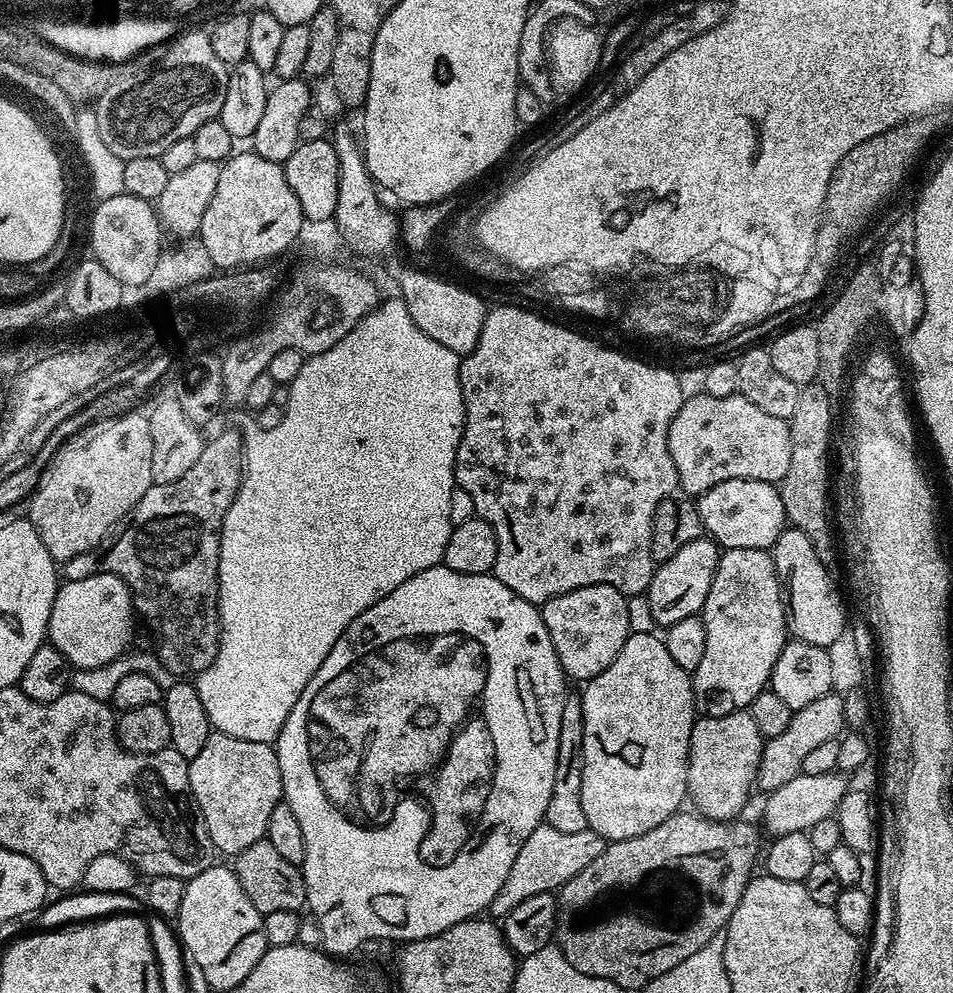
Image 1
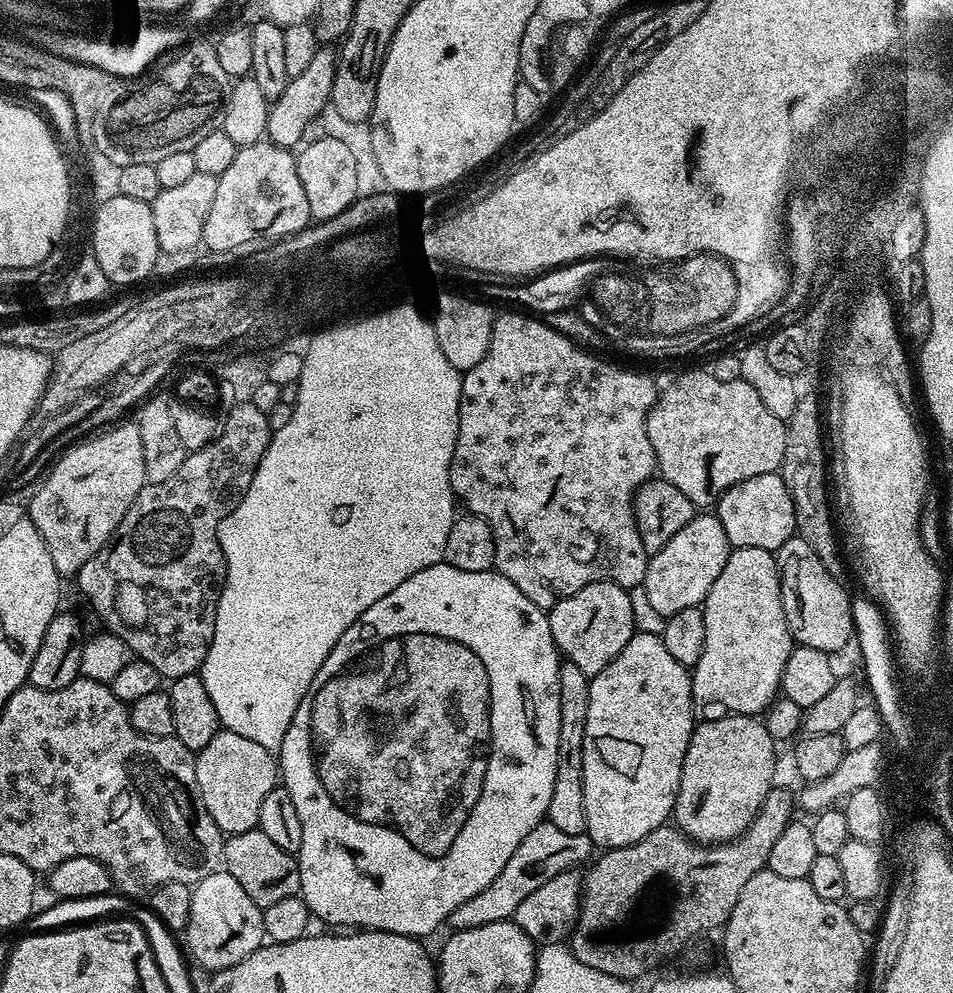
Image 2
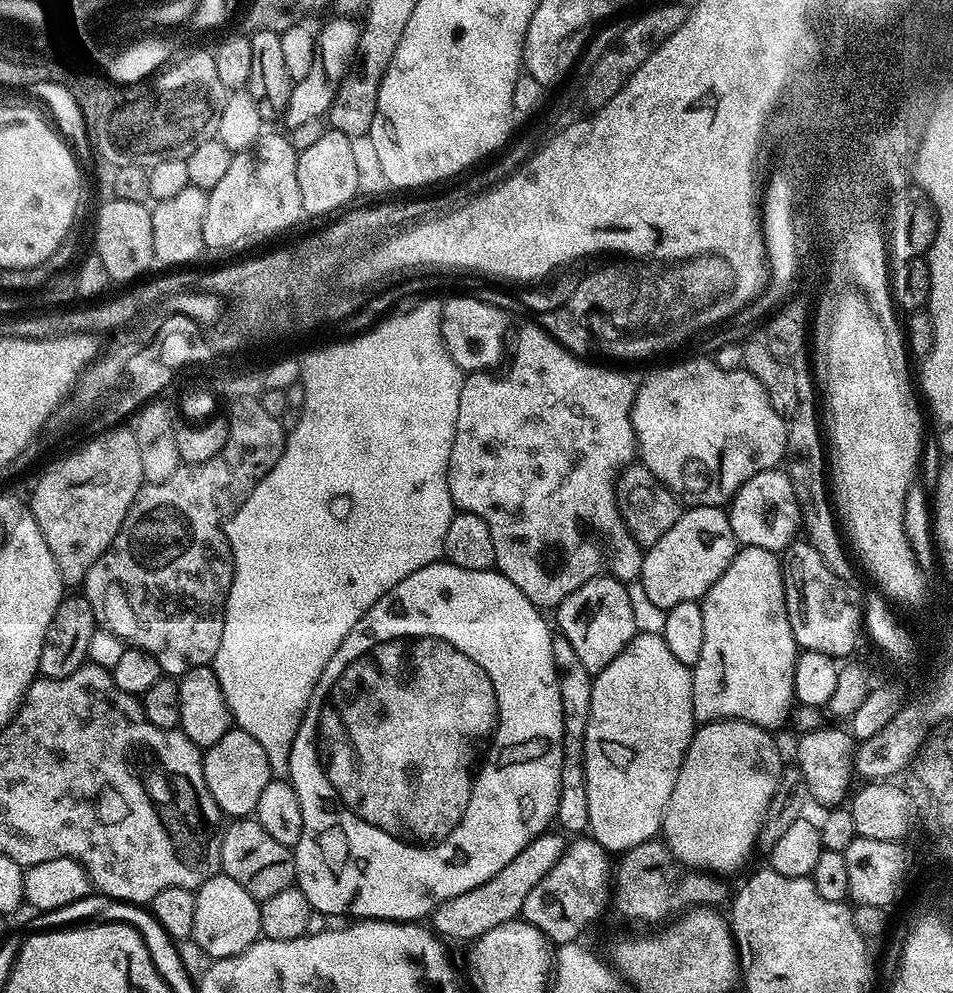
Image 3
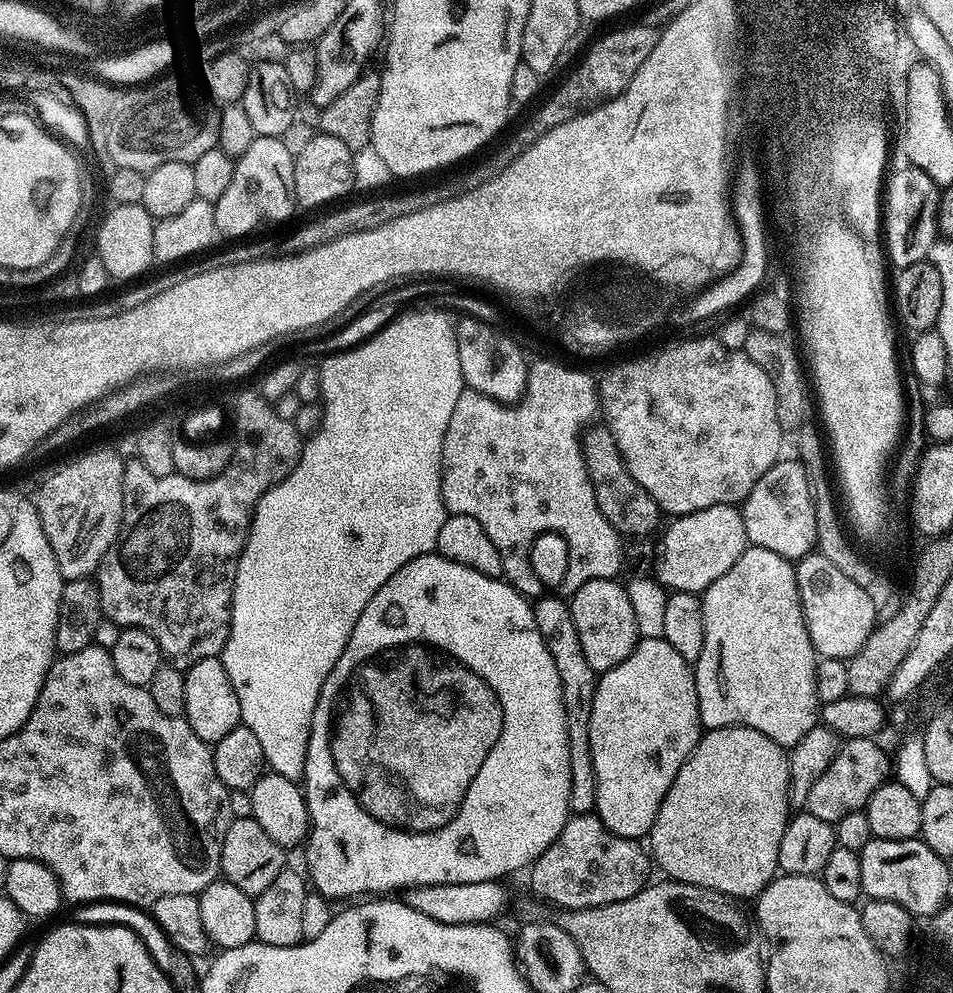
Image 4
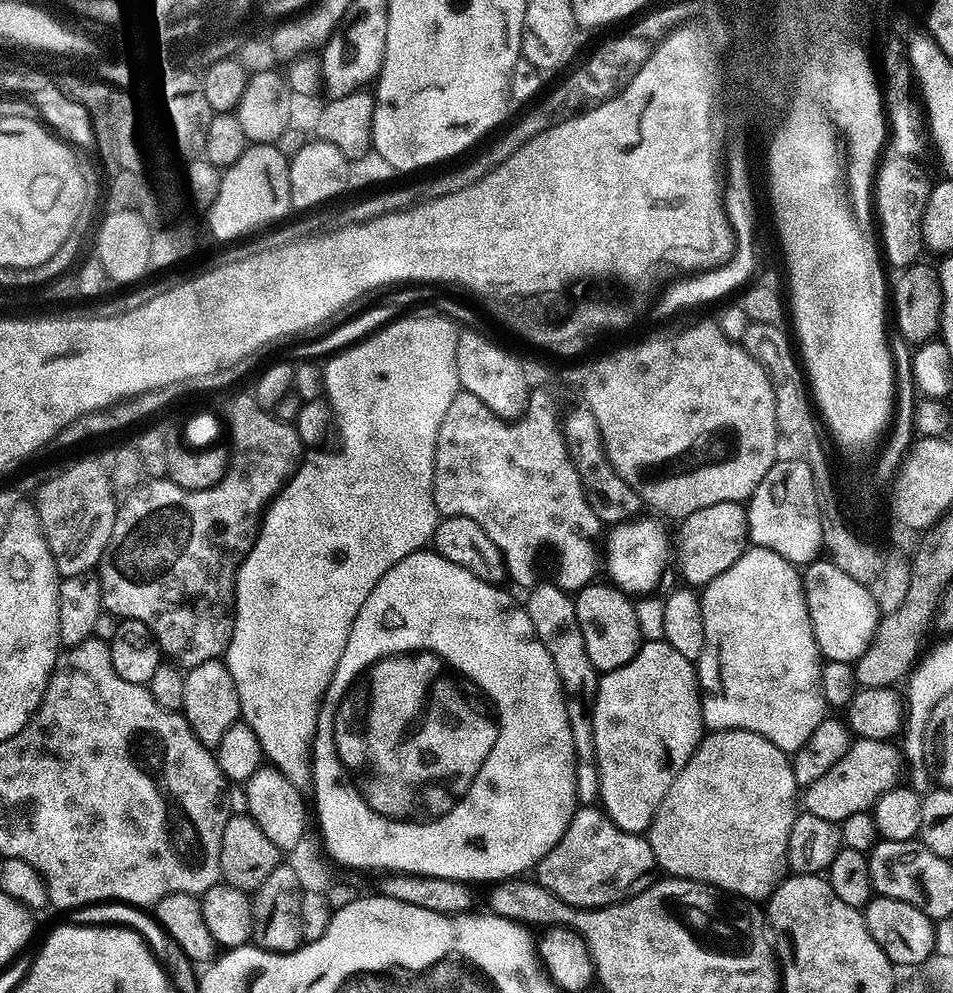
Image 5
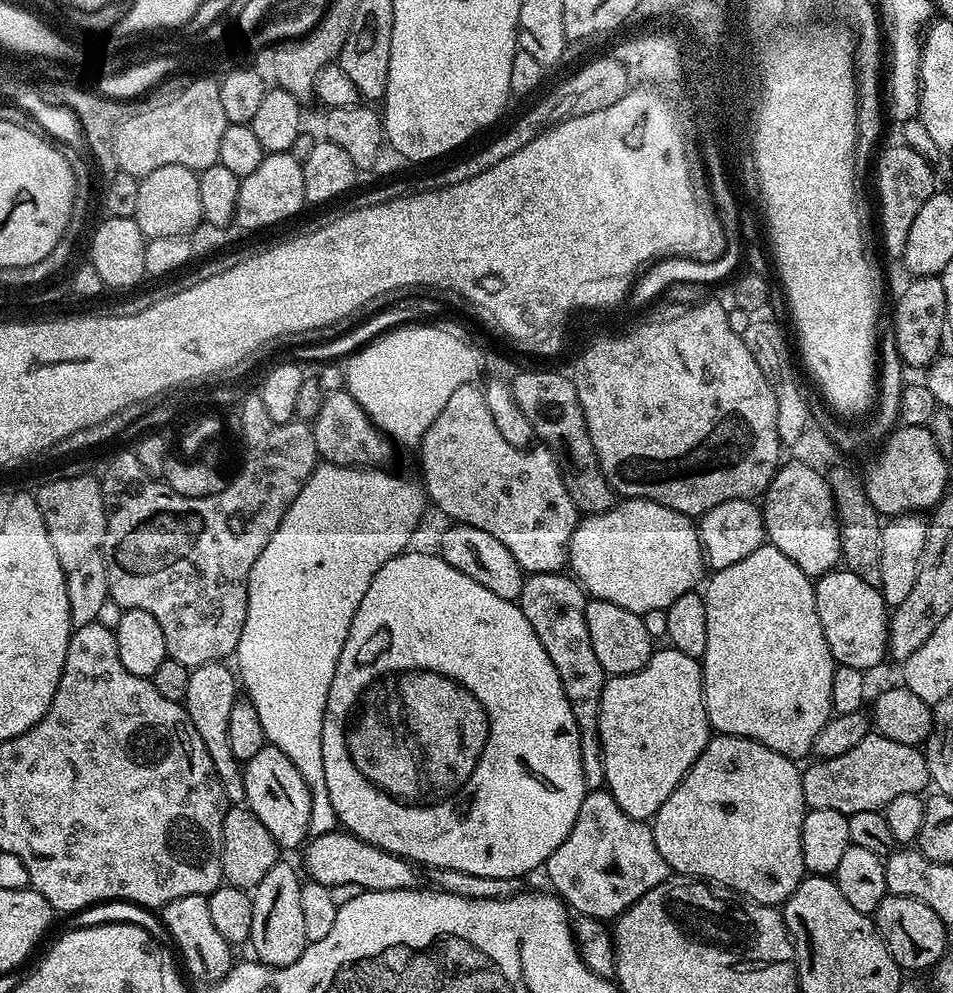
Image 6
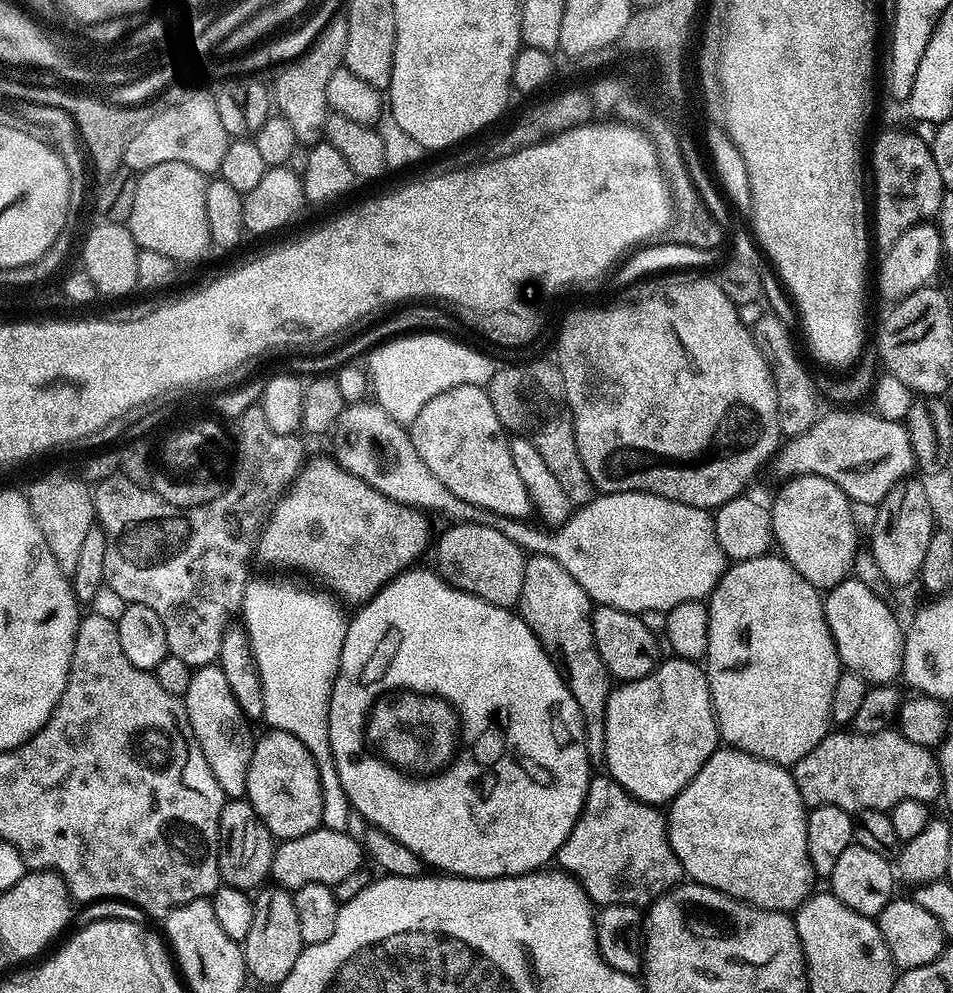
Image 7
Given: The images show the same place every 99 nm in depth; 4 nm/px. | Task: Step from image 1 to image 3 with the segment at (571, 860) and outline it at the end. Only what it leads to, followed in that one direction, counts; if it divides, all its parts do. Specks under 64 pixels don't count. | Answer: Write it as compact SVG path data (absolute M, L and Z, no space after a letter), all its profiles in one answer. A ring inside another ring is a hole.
M549 830L534 838L534 842L526 846L526 850L522 850L522 854L518 854L518 858L510 862L510 866L502 866L502 870L508 872L494 874L494 878L482 882L482 886L474 886L474 890L466 890L466 894L458 894L458 898L446 898L446 902L437 904L430 912L431 927L449 941L474 942L479 936L486 934L486 930L494 930L494 926L502 926L517 919L524 911L526 894L530 894L530 890L534 890L534 886L538 886L538 882L546 878L550 866L554 866L554 862L558 862L558 858L564 853L565 837L555 831Z

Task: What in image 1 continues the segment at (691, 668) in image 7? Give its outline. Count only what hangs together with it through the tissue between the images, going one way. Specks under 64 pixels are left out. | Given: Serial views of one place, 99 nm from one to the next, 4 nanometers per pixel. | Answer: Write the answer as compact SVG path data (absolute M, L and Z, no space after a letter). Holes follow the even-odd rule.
M632 632L618 650L618 658L602 670L593 680L587 681L583 685L584 692L580 696L582 702L582 714L584 715L584 737L582 746L584 747L584 765L582 766L582 810L586 810L588 827L599 836L604 837L605 841L625 840L634 838L638 834L646 834L646 830L654 830L666 818L670 818L675 812L681 811L683 800L688 796L688 747L690 746L690 734L692 726L697 719L696 703L698 697L692 690L692 677L674 658L670 658L670 650L666 650L663 639L656 632Z

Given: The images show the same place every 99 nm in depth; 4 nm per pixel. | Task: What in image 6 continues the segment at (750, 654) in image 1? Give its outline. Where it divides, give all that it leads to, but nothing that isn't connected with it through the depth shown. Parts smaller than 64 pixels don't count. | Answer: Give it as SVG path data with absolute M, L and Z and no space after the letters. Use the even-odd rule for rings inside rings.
M764 543L754 554L746 554L742 562L734 562L734 566L715 569L707 577L702 588L704 605L706 606L706 650L702 657L702 671L704 674L704 705L708 715L708 727L713 733L721 736L741 736L756 740L762 746L782 754L786 758L799 761L800 756L808 756L812 750L814 738L818 738L818 730L826 726L834 713L832 711L832 699L830 698L830 686L834 686L834 670L838 667L830 654L830 646L826 642L826 634L822 630L822 618L818 618L818 606L816 605L816 586L813 577L808 576L782 550L778 550L770 543Z

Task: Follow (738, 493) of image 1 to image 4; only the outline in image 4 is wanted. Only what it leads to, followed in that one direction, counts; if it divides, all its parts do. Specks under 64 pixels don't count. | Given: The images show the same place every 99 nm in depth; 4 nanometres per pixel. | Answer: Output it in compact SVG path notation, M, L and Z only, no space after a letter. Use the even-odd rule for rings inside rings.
M781 458L774 467L766 470L762 478L750 490L742 502L744 525L749 545L774 550L774 554L784 556L793 562L807 556L816 548L816 519L812 491L808 485L808 475L799 459Z

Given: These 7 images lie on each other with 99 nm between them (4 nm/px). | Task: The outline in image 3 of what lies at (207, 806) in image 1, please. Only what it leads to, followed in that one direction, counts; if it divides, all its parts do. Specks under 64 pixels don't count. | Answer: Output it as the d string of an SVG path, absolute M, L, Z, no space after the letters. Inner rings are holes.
M233 726L203 753L203 757L206 786L210 794L214 794L214 802L218 802L220 811L228 818L251 817L258 806L258 798L262 798L262 790L266 790L274 778L266 750L262 750L250 734Z

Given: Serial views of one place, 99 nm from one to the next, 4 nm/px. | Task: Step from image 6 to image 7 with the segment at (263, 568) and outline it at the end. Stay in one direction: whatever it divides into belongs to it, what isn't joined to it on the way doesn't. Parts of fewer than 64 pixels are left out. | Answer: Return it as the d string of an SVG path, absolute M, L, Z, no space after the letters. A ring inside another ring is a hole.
M249 579L244 591L242 628L248 634L252 663L260 675L263 723L268 724L269 729L288 732L302 742L320 775L321 825L330 830L348 832L348 823L354 820L354 813L338 778L334 754L330 750L328 725L332 679L340 669L348 620L336 605L337 597L332 596L324 592L298 592L284 580Z

